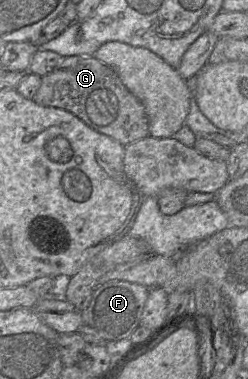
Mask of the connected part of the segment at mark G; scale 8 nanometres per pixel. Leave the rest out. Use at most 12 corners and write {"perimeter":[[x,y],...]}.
{"perimeter":[[62,56],[34,98],[123,146],[141,101],[92,56]]}

